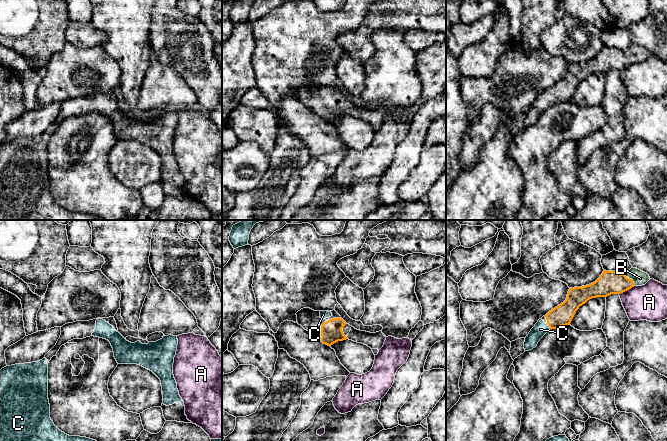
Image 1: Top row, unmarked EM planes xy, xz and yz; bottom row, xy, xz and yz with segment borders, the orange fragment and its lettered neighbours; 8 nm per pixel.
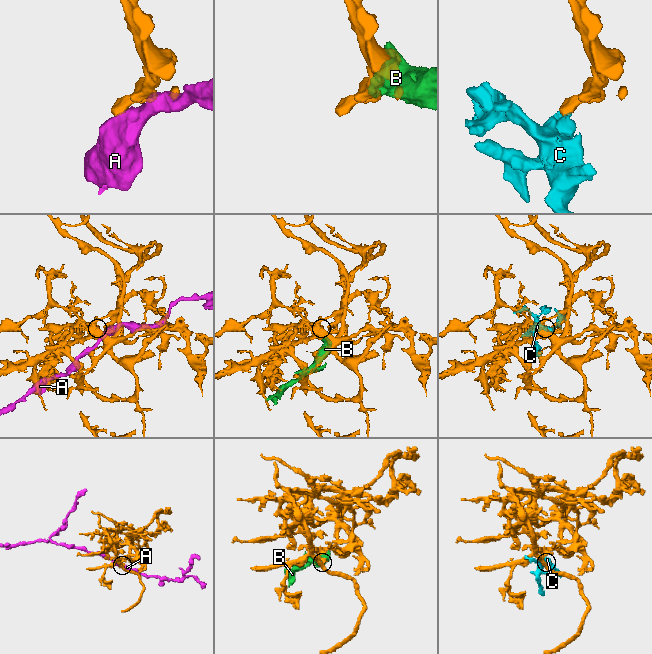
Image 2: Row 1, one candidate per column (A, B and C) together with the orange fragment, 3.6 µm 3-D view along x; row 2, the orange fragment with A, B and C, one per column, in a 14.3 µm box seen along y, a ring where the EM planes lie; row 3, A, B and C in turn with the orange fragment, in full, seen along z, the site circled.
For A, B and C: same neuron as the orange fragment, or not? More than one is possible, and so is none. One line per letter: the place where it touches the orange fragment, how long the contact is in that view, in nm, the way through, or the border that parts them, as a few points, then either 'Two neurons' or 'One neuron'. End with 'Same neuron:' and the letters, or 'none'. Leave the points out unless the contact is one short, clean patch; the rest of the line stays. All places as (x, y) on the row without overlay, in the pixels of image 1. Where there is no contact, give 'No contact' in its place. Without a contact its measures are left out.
A: Touches orange at yz (626, 66). Shared border 140 nm. Two neurons
B: Touches orange at yz (631, 55). Shared border 130 nm. Path across: yz (610, 58), (625, 58), (631, 55), (640, 54). One neuron
C: Touches orange at yz (548, 101). Shared border 50 nm. Path across: yz (562, 91), (558, 92), (548, 101), (540, 105). One neuron
Same neuron: B, C

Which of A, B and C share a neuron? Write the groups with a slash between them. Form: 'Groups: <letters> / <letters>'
Groups: A / B C

